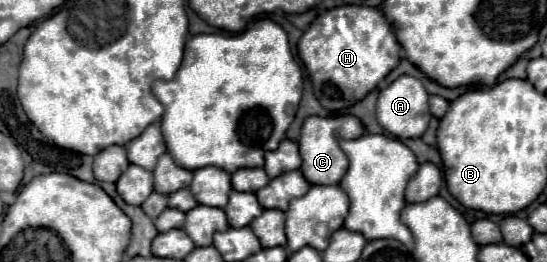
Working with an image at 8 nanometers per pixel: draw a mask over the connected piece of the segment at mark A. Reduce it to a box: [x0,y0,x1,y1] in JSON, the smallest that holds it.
[376,76,432,140]

